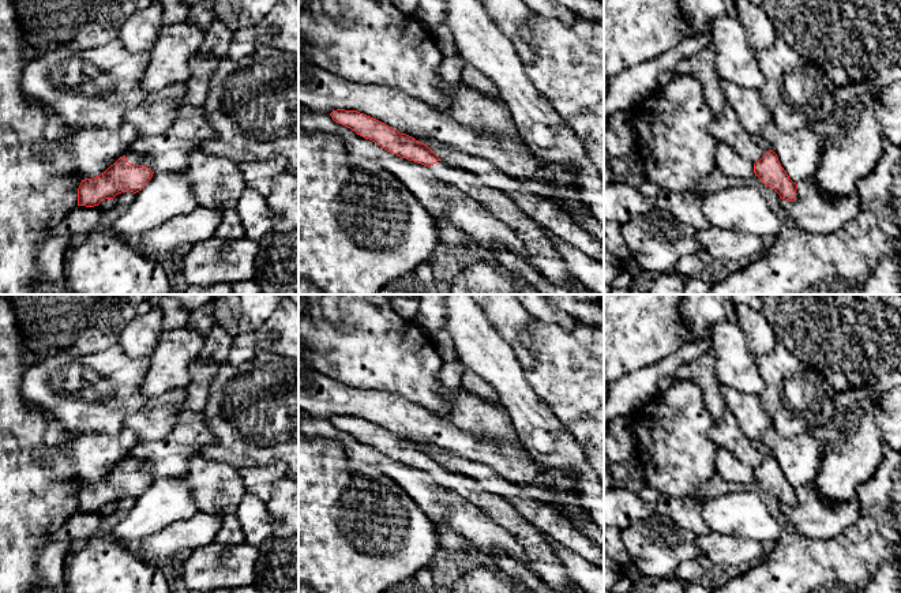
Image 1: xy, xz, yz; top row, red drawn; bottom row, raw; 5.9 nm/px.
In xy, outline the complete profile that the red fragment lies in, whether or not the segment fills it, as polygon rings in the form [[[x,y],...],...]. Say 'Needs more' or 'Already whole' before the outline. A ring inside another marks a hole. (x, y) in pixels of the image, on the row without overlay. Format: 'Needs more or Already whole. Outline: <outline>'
Needs more. Outline: [[[128,458],[100,481],[82,485],[78,493],[78,511],[94,513],[121,498],[136,499],[151,485],[153,478],[136,459]]]

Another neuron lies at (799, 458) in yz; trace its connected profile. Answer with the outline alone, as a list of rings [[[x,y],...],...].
[[[767,428],[759,440],[770,448],[793,488],[800,489],[815,480],[825,448],[808,431],[784,438],[774,428]]]

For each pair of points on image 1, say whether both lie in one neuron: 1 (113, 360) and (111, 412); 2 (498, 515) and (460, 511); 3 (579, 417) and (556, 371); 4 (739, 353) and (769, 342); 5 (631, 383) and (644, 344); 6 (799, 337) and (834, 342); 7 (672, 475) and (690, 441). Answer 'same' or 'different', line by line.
1: same
2: different
3: same
4: different
5: different
6: same
7: same

